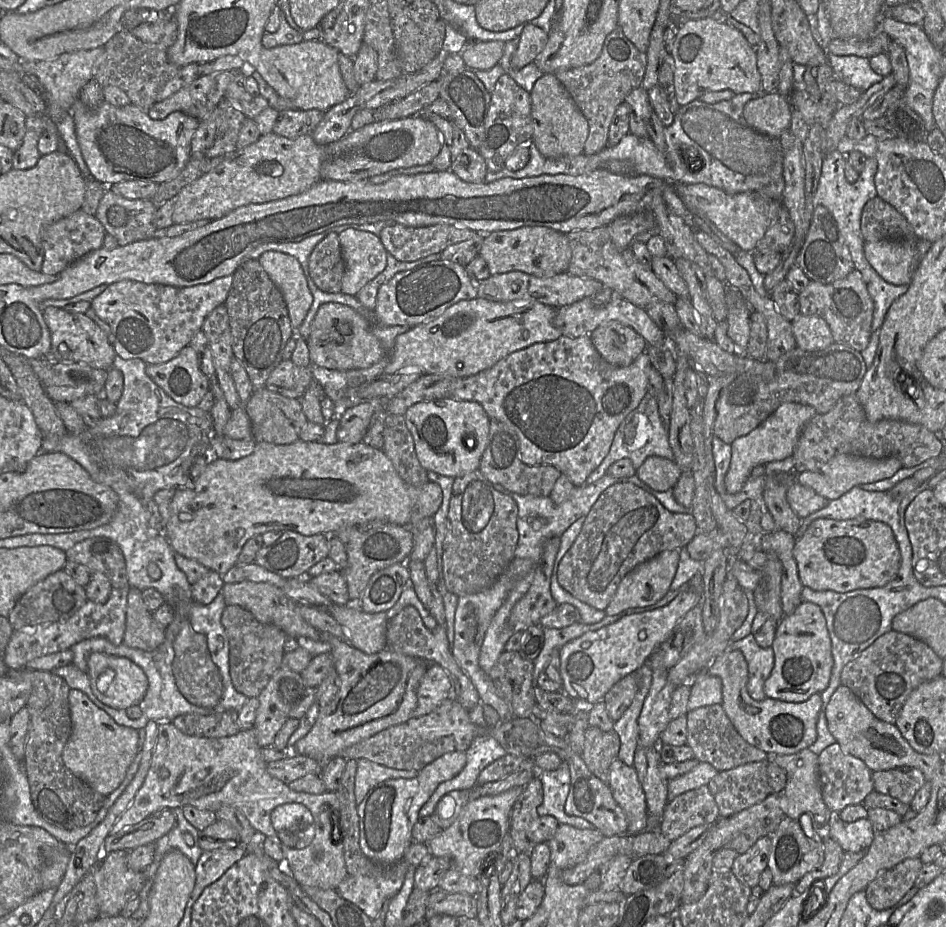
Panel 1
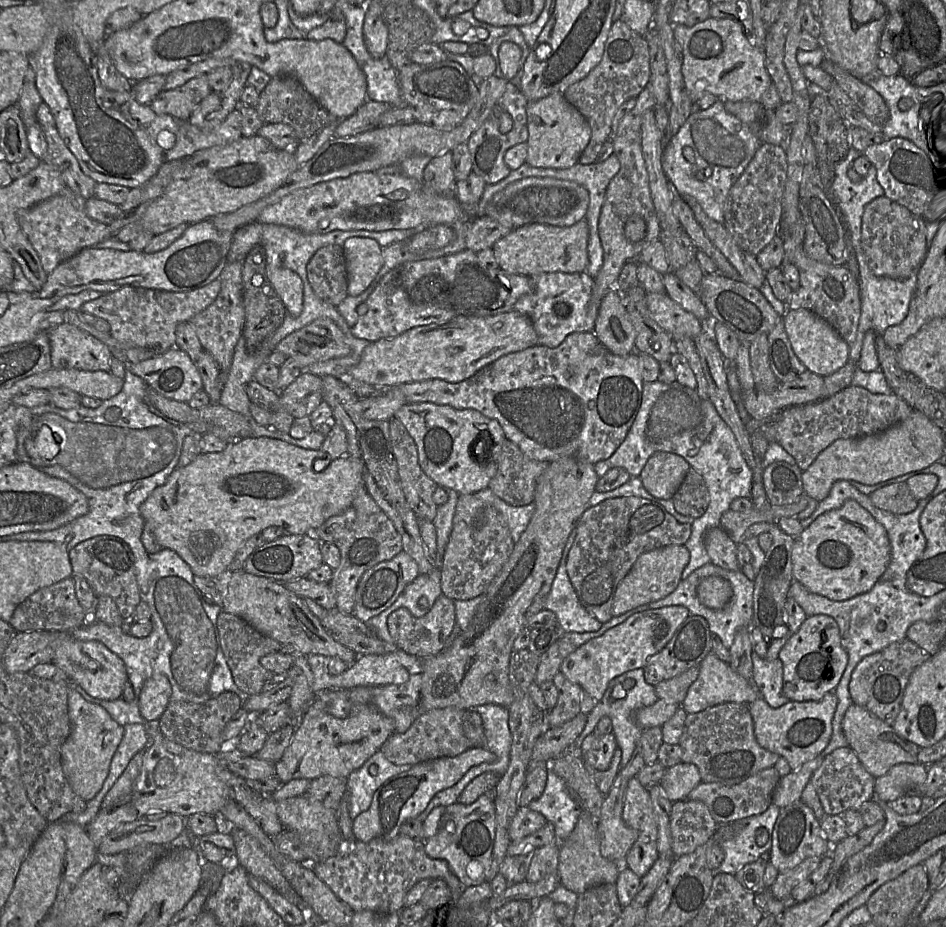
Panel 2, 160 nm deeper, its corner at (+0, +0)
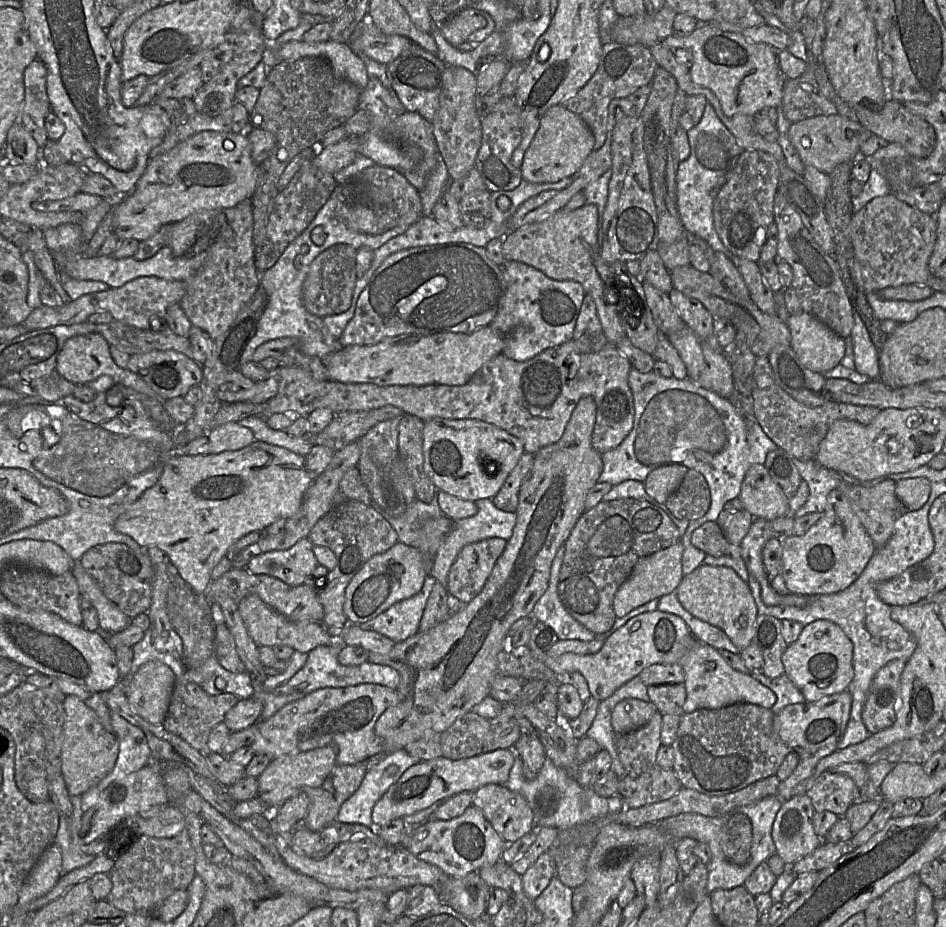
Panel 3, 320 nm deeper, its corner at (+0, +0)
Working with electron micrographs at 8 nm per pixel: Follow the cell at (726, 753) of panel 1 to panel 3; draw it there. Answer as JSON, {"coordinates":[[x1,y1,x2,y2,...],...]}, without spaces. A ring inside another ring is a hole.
{"coordinates":[[738,702,715,709,701,708,691,713,682,713,676,738,671,744,674,753,672,769,682,787,696,790,708,796,721,796,775,775,791,749,776,733,773,718,774,713,771,708,747,702]]}

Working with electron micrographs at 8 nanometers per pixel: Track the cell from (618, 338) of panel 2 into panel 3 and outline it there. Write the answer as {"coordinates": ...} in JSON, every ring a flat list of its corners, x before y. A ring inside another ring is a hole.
{"coordinates":[[585,204,572,211,559,210,545,220,524,225,510,232,502,239,505,261,519,261,541,271,547,277,558,281,580,283,595,303,597,316,608,345,613,345,626,336,620,322,622,305,614,290,607,293,604,301,602,293,608,279,614,279,612,268,600,255,597,241,598,209,594,204]]}

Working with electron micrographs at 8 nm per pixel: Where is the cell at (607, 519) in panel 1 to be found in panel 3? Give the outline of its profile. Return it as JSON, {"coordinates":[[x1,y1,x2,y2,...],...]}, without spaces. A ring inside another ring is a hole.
{"coordinates":[[623,498,615,499,612,501,601,501,593,508,585,510,573,527,568,539,564,543,565,552,557,585,558,595,564,608,577,622,579,622,589,631,593,632,595,635,601,635,607,632,612,628,617,618,613,609,614,596,619,587,628,578,638,560,659,550,665,549,673,545,674,543,679,542,680,539,681,535,679,533,679,530,673,523,671,518,663,510,653,504,650,504,649,502,646,502,645,500,637,500,635,498]]}

